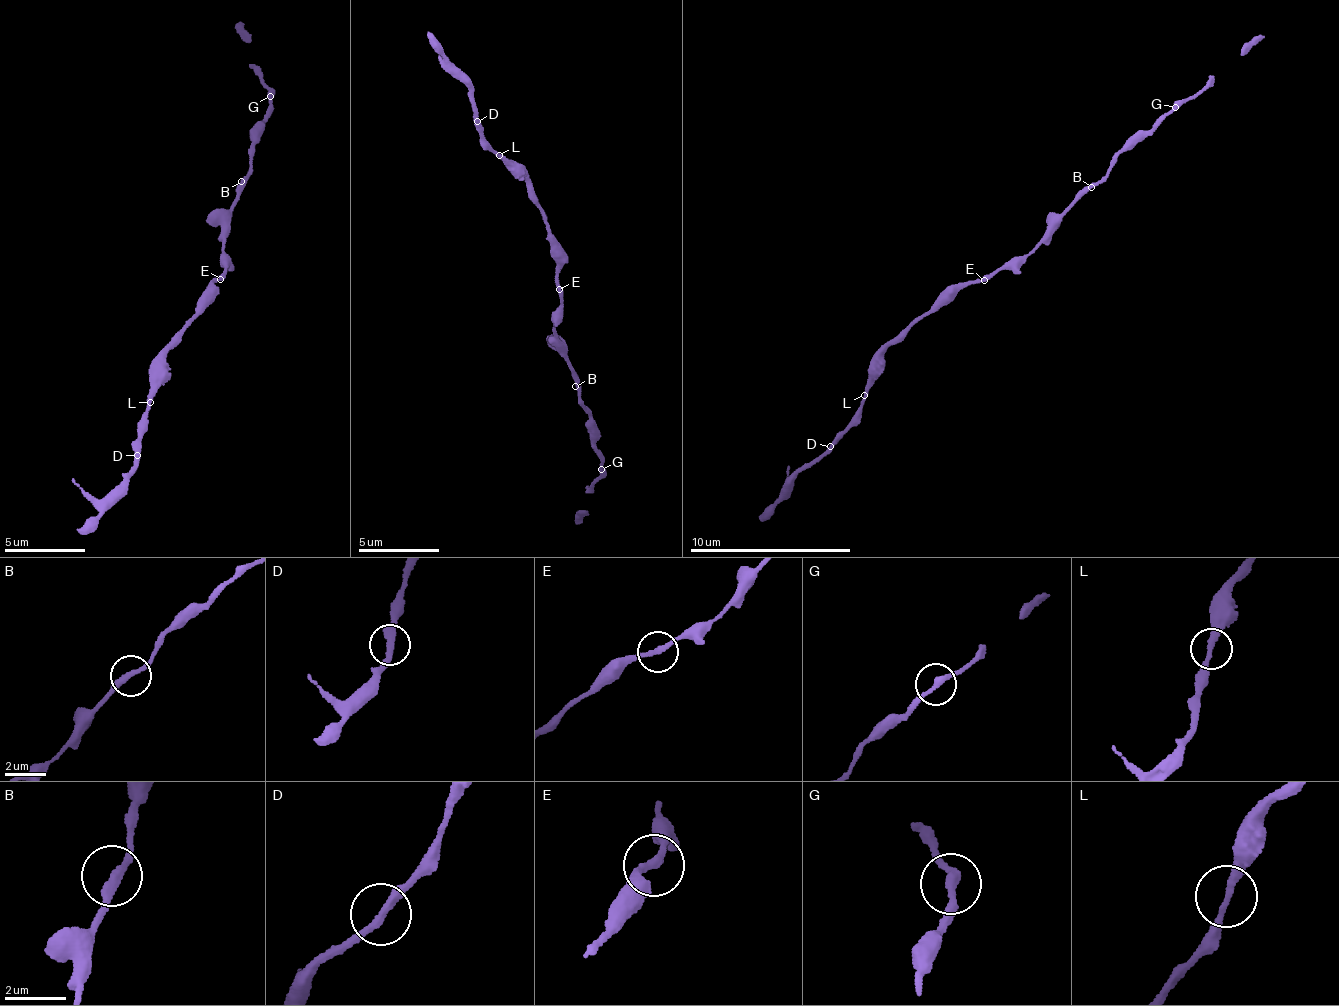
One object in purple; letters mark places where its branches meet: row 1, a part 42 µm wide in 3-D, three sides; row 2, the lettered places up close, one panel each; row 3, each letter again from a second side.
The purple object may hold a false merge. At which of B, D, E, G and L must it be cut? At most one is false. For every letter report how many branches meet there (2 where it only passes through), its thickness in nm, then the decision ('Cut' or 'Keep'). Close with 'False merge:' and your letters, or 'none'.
B: Branches: 2. Thickness 280 nm. Keep
D: Branches: 2. Thickness 300 nm. Keep
E: Branches: 2. Thickness 220 nm. Keep
G: Branches: 2. Thickness 260 nm. Keep
L: Branches: 2. Thickness 240 nm. Keep
False merge: none

